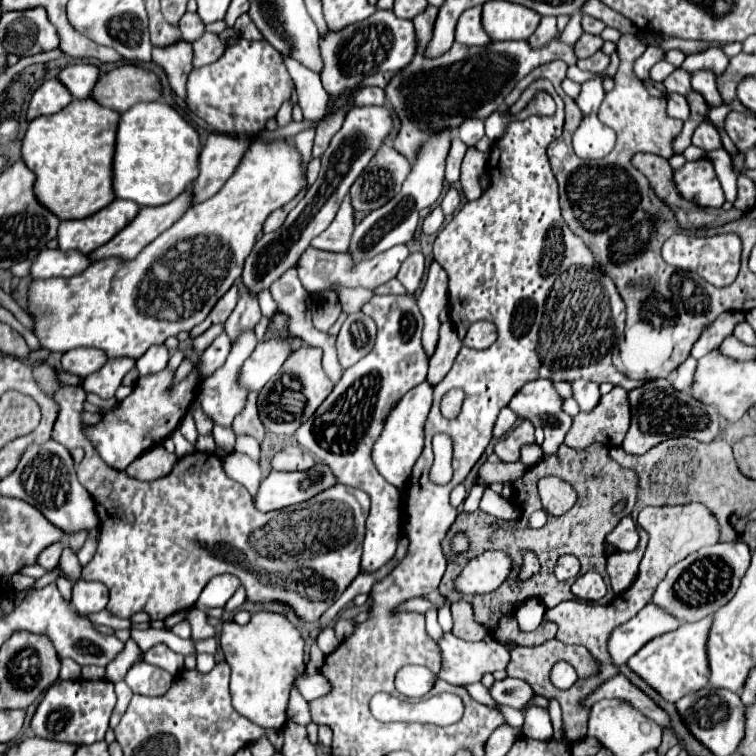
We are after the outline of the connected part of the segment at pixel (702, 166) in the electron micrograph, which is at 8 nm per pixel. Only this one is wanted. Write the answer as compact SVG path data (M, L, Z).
M709 159L687 161L685 167L673 171L673 175L677 189L685 199L687 195L693 195L693 201L701 207L721 207L725 203L723 189Z

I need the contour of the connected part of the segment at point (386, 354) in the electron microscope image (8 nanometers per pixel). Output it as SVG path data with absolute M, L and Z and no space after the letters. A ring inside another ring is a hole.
M375 295L361 307L361 311L377 323L377 341L373 351L343 371L331 395L319 405L311 419L299 425L295 439L317 455L317 459L331 469L339 483L353 485L369 493L371 513L367 519L361 573L373 573L395 555L401 509L397 489L387 483L379 471L375 471L371 449L381 435L381 427L385 425L389 411L409 389L425 381L429 359L421 347L423 315L413 295Z

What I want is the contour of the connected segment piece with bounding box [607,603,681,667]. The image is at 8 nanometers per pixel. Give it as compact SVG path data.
M647 603L633 619L625 621L621 627L615 627L611 631L607 639L607 651L611 655L613 665L621 667L645 643L663 633L675 631L679 625L681 623L677 617L661 611L659 607L653 607L653 603Z

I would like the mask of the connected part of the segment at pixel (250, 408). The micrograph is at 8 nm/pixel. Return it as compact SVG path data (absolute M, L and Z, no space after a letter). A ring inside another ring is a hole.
M251 391L247 395L247 401L245 401L245 407L243 411L235 417L233 421L233 429L235 433L247 433L247 435L253 435L257 437L257 441L263 441L265 437L265 427L259 419L259 411L257 411L257 393Z

